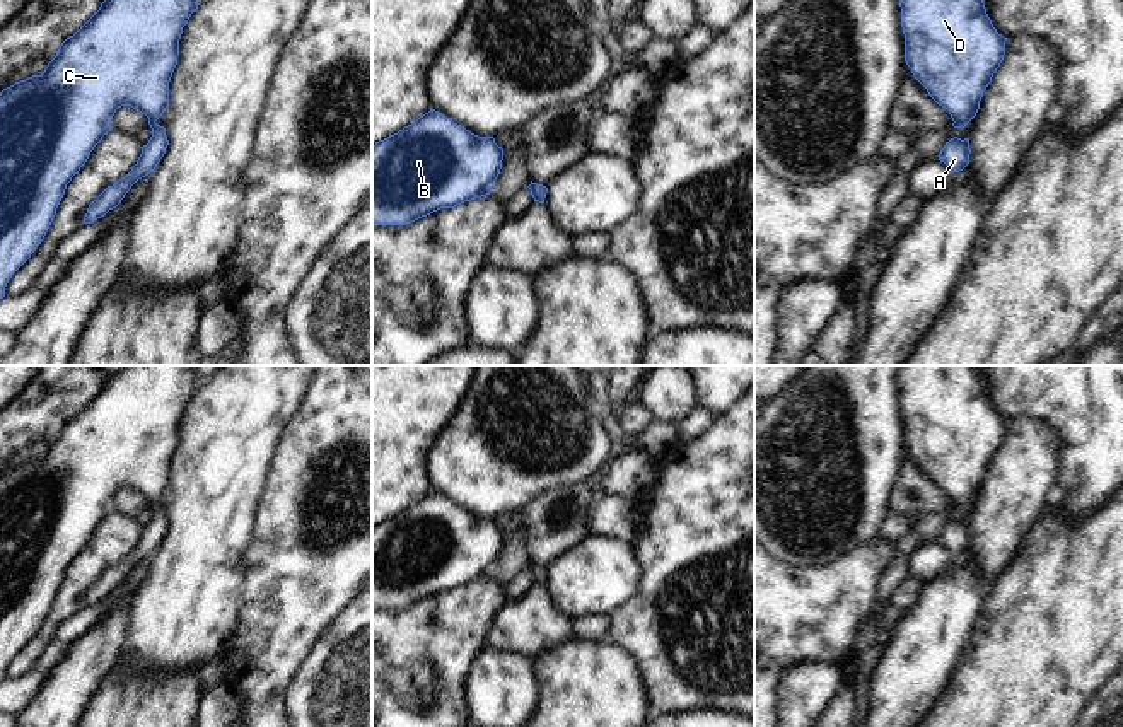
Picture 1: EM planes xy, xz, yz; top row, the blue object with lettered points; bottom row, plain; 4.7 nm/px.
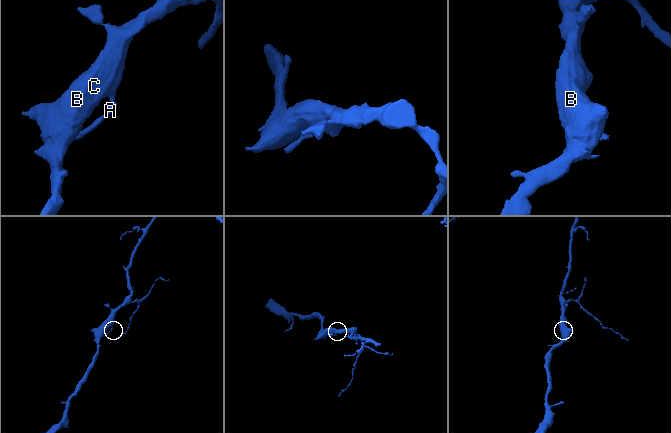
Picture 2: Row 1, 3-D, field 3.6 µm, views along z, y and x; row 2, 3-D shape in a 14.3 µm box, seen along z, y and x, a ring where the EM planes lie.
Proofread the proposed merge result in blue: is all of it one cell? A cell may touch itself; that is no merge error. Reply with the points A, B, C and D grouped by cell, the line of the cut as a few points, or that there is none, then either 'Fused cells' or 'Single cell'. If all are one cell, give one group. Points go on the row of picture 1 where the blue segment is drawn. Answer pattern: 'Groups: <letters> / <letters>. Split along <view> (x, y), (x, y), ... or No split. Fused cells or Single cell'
Groups: A B C D. No split. Single cell.

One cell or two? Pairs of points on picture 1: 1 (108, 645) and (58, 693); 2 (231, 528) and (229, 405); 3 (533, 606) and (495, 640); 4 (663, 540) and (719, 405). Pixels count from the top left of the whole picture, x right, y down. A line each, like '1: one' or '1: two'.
1: one
2: one
3: one
4: two

